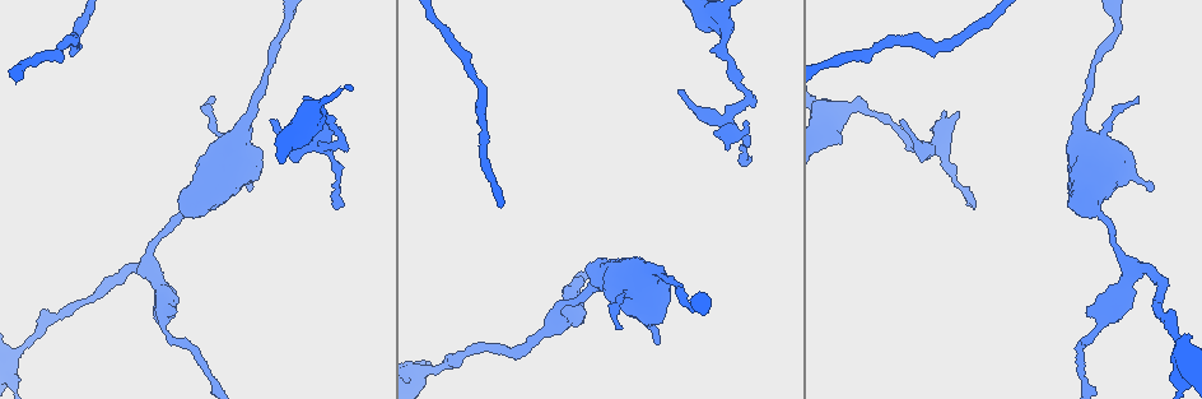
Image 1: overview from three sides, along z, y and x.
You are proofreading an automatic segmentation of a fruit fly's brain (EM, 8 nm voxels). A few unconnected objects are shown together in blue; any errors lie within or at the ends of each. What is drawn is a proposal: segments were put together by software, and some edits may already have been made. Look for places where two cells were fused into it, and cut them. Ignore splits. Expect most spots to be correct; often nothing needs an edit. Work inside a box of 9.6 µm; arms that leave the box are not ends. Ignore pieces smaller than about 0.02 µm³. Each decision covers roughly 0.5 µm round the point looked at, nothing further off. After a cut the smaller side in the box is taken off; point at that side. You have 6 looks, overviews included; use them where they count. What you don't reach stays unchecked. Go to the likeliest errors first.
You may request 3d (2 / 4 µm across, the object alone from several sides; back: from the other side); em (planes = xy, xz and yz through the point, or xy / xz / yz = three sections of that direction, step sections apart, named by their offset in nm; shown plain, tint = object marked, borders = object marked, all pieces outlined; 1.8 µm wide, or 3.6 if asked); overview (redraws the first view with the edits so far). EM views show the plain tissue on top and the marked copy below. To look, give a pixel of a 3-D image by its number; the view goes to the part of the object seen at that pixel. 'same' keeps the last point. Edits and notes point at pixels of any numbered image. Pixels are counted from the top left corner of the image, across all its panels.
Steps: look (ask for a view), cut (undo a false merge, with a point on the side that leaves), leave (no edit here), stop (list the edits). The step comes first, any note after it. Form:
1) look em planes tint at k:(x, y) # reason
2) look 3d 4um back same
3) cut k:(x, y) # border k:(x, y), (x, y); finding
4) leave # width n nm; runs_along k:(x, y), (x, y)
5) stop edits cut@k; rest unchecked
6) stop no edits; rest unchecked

look em xz step 4 tint at 1:(934, 146) # sudden change in width

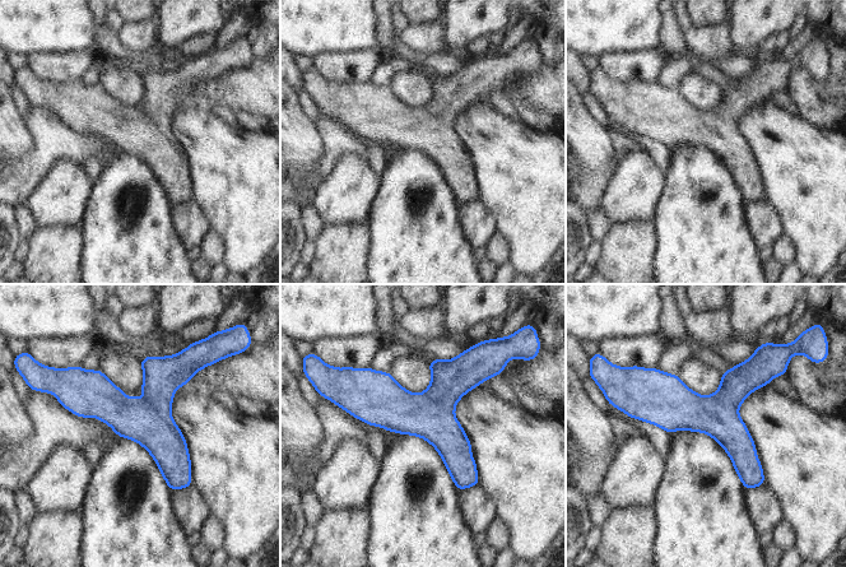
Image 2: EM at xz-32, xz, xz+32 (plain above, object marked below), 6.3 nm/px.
leave # runs_along 2:(68, 398), (130, 418), (187, 483); continuous, no second cell

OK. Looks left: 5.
look 3d 4um at 1:(641, 275) # sudden change in width

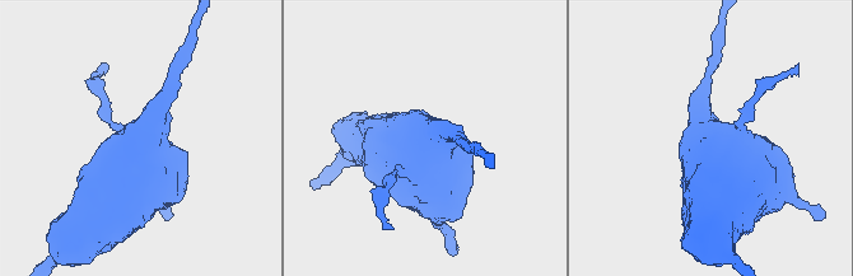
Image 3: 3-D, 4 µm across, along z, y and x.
look em 3.6um planes tint at 3:(711, 146)

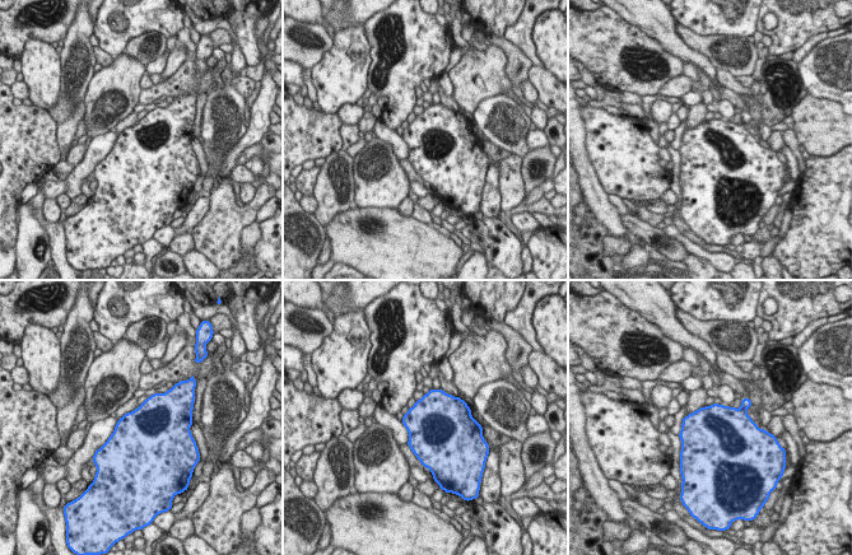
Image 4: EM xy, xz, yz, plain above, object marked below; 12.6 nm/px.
leave # all the same cell

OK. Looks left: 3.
look 3d 4um at 1:(418, 374) # sudden change in width

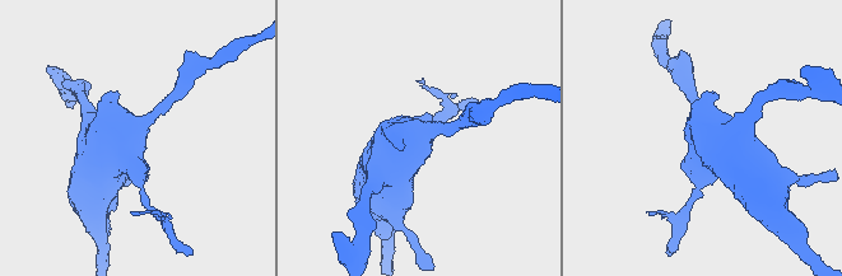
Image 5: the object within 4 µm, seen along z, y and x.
look em 3.6um planes tint at 5:(419, 139)

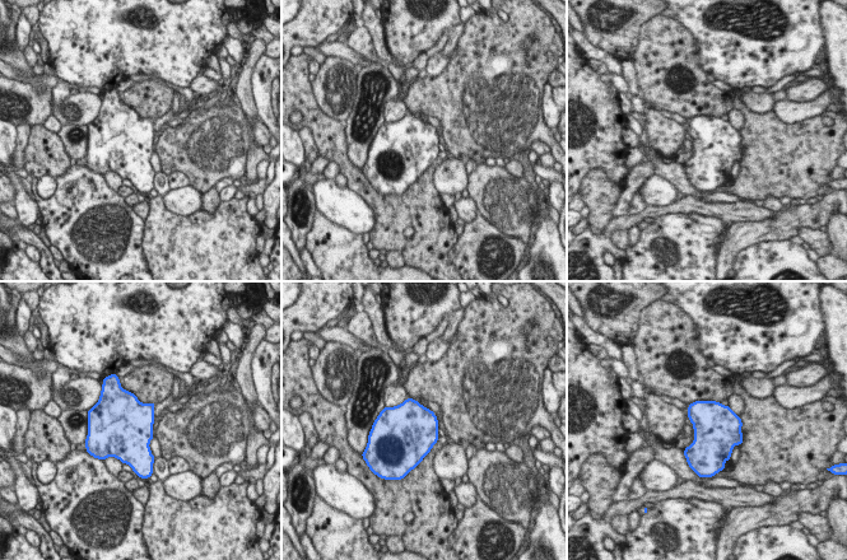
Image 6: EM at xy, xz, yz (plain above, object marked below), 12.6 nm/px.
leave # continuous, no second cell

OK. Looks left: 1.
stop no edits; rest unchecked

